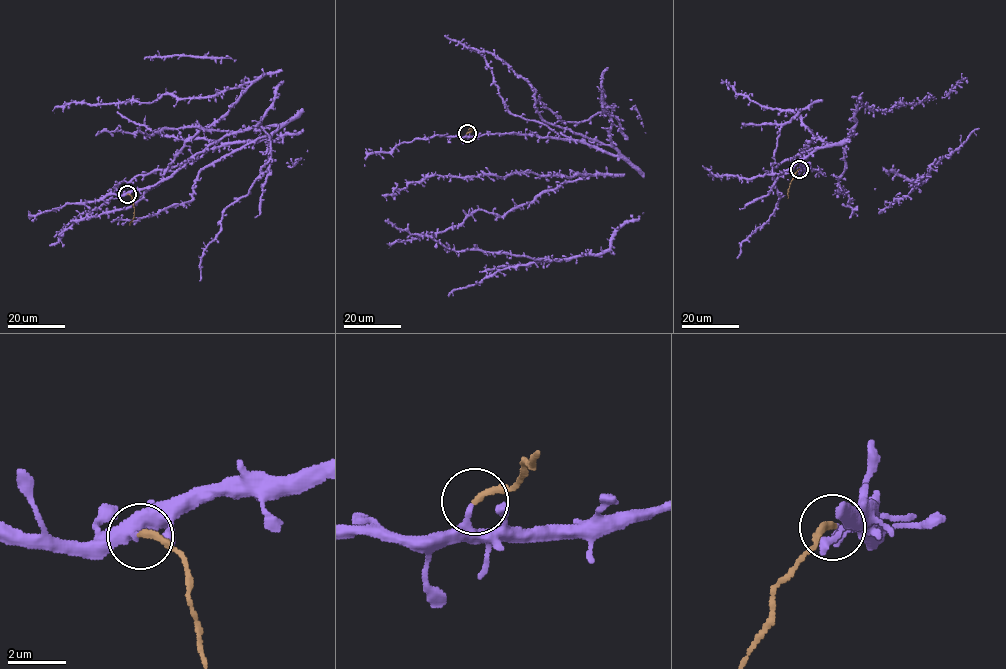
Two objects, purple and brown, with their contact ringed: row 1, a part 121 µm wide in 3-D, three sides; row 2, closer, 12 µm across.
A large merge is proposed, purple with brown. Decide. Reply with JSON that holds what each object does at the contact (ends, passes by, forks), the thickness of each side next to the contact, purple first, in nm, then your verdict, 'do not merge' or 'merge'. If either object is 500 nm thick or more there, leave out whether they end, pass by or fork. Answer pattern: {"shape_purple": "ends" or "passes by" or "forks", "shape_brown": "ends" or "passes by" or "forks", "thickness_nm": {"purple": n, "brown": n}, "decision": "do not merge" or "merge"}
{"shape_purple": "ends", "shape_brown": "ends", "thickness_nm": {"purple": 200, "brown": 240}, "decision": "do not merge"}

